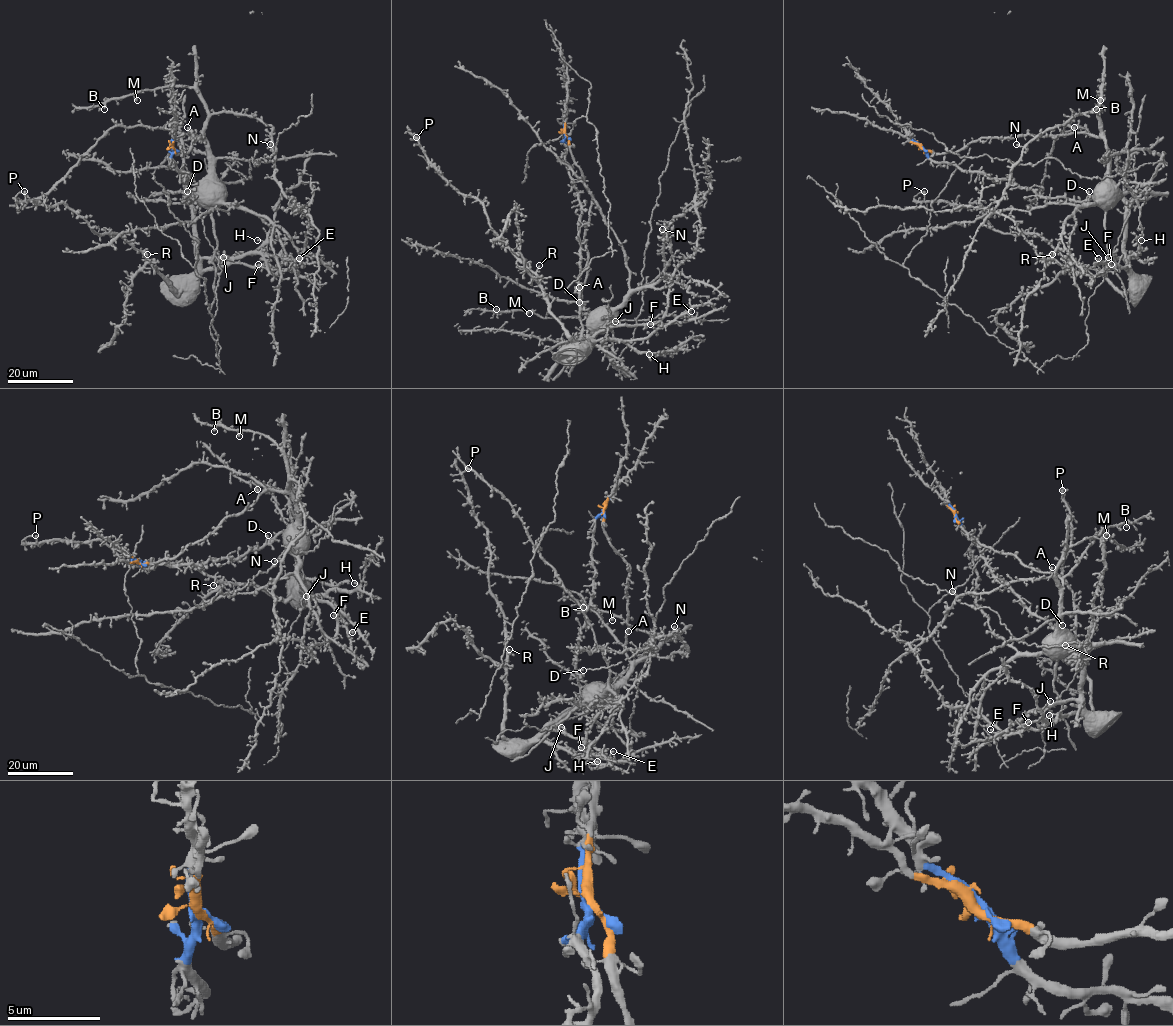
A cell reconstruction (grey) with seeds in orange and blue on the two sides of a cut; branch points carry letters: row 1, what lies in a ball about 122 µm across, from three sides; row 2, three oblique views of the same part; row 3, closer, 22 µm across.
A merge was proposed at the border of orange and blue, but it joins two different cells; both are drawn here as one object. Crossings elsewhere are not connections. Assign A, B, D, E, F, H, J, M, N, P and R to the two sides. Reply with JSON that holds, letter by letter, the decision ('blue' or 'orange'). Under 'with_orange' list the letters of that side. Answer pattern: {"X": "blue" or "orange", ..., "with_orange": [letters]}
{"A": "orange", "B": "orange", "D": "blue", "E": "blue", "F": "blue", "H": "blue", "J": "blue", "M": "orange", "N": "orange", "P": "blue", "R": "blue", "with_orange": ["A", "B", "M", "N"]}

